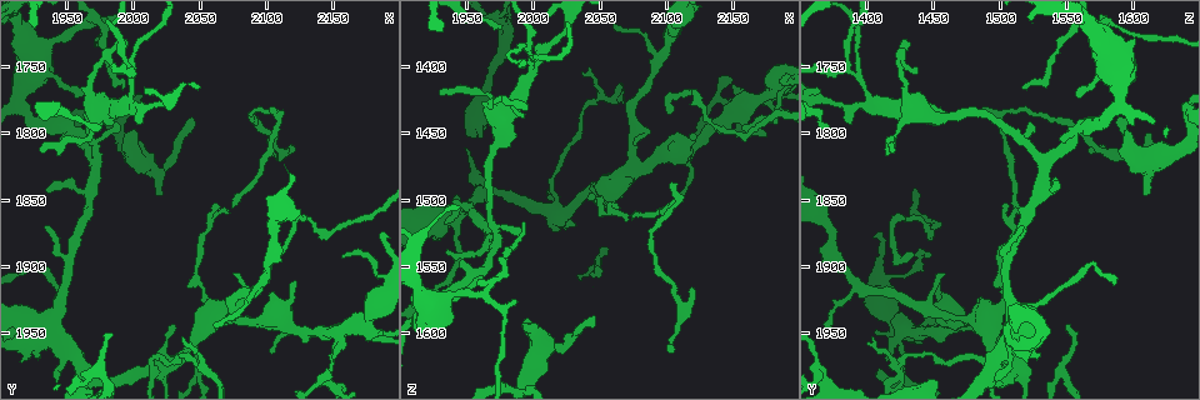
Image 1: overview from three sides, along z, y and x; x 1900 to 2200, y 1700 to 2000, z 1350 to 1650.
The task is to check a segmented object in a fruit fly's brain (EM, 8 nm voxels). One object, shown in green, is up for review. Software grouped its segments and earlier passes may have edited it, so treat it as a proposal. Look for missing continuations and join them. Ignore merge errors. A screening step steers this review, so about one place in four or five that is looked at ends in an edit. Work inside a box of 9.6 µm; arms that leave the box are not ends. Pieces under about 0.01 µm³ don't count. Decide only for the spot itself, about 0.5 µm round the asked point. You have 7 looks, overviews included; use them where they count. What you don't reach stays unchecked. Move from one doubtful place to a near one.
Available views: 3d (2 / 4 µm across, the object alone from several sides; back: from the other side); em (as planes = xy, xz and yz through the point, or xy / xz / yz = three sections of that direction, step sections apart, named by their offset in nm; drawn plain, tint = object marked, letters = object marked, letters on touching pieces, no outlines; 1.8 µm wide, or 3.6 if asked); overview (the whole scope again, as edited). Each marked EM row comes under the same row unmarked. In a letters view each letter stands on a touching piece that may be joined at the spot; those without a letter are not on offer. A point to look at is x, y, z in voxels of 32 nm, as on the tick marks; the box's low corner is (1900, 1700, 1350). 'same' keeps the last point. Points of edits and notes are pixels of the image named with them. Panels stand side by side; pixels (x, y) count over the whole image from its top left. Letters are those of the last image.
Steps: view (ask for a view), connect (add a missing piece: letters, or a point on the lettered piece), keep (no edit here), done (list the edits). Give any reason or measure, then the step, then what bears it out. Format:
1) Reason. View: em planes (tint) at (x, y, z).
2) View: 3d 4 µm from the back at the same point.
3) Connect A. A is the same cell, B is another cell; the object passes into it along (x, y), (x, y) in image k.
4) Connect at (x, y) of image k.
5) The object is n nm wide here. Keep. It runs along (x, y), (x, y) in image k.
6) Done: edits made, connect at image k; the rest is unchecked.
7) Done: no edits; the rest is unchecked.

An open end. View: 3d 4 µm at (2062, 1948, 1370).

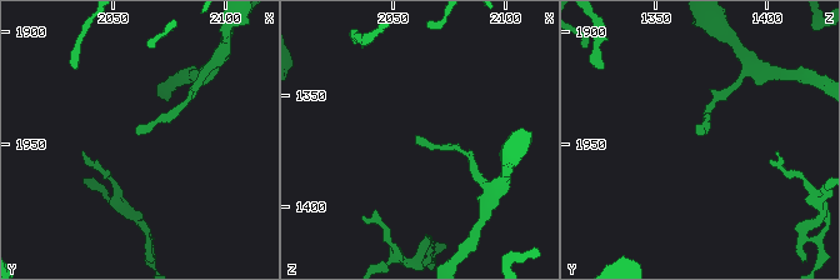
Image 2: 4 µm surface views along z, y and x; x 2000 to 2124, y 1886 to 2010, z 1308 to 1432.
Need the tissue. View: em planes (letters) at (2062, 1947, 1371).

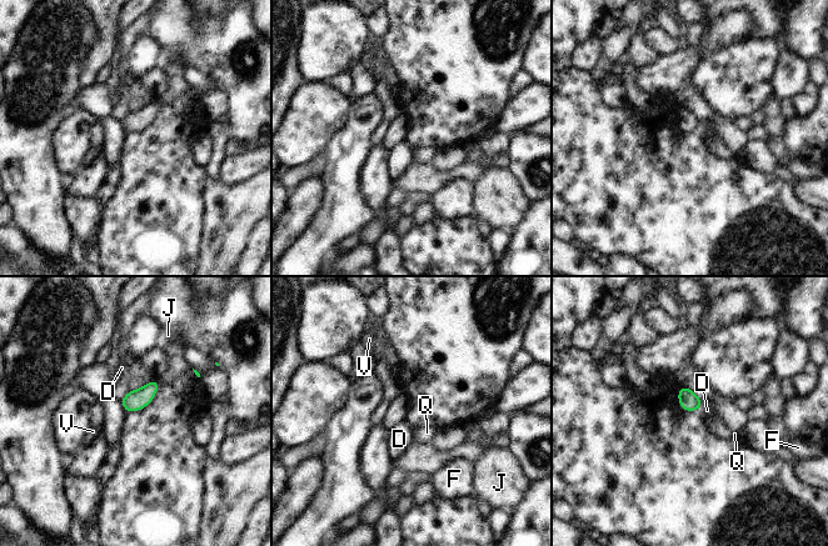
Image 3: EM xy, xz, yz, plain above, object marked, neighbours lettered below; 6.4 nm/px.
Keep. D, F, J, Q and V are other cells; a border runs along (702, 402), (699, 409) in image 3; none of them fits.

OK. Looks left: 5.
End of a long branch. View: em xz step 4 (letters) at (2102, 1890, 1434).

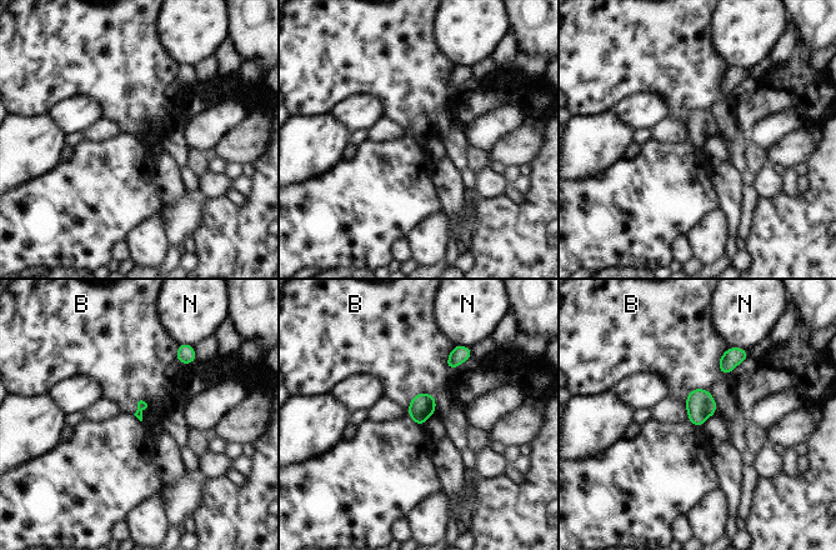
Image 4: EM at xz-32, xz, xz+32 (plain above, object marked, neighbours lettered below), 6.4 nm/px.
Keep. B and N are other cells; a border runs along (140, 399), (146, 404), (143, 420) in image 4; none of them fits.

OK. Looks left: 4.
Calibre changes. View: 3d 4 µm at (2056, 1918, 1504).

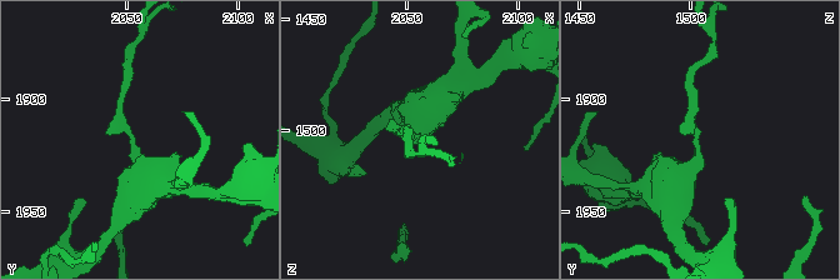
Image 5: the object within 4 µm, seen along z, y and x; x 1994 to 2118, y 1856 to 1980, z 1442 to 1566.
The arms are 160, 550 nm wide; now the EM. View: em planes (letters) at (2053, 1918, 1503).

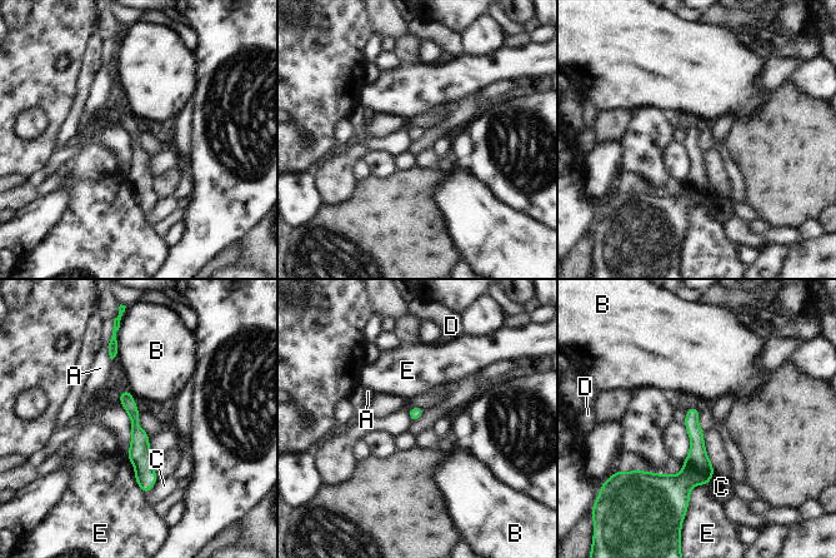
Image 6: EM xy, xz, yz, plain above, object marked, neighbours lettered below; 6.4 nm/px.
Keep. A, B, C, D and E are other cells; a border runs along (115, 335), (116, 355) in image 6; no lettered piece goes on from it.

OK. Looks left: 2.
Done: no edits; the rest is unchecked.

